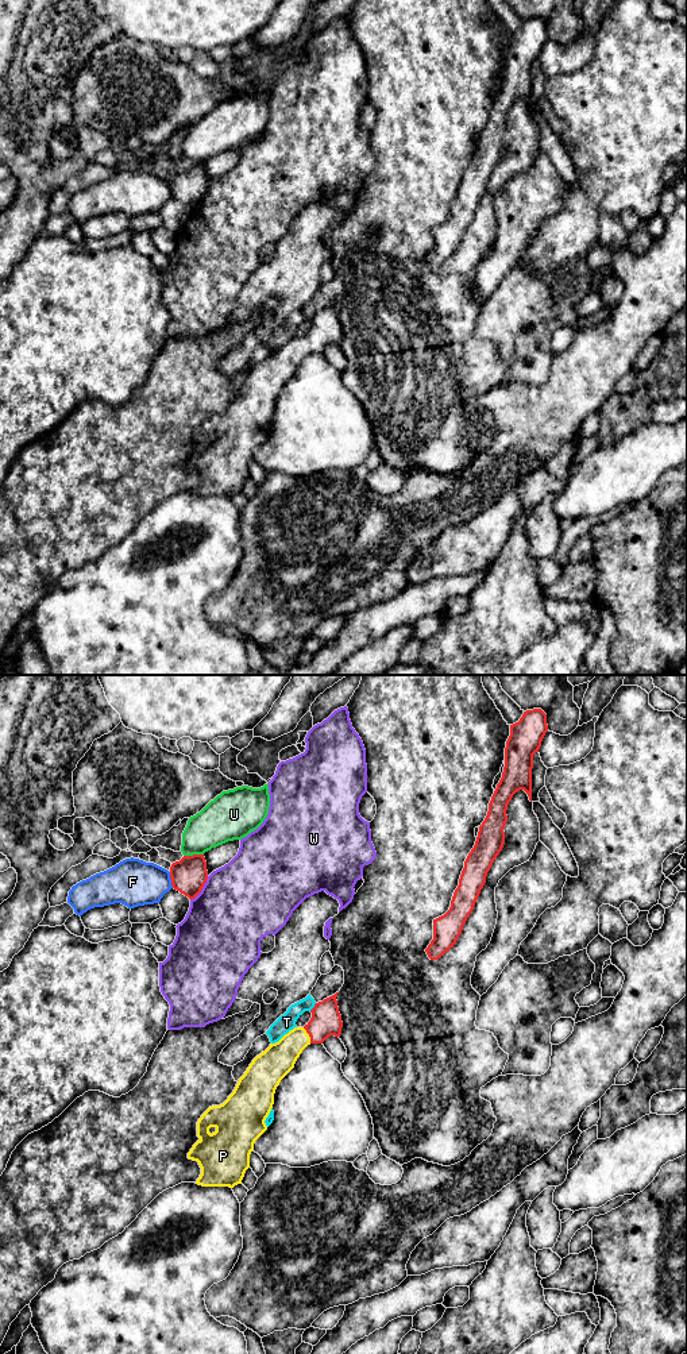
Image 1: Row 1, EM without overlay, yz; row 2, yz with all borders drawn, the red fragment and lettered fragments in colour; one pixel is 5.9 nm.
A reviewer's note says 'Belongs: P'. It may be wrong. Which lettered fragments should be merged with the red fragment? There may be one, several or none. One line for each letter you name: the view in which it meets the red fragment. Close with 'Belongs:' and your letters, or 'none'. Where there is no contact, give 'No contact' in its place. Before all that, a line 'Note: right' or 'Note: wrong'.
Note: right
P: Touches red in yz
Belongs: P

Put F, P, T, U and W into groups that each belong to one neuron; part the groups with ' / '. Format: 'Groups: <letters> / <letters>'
Groups: F / P / T / U / W

